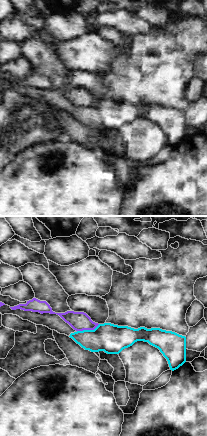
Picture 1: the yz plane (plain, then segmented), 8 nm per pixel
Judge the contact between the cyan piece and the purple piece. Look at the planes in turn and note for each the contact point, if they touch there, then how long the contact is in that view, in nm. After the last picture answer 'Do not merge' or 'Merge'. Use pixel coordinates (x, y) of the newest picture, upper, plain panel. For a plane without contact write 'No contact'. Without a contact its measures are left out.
Touches cyan at (88, 106). Shared border 190 nm

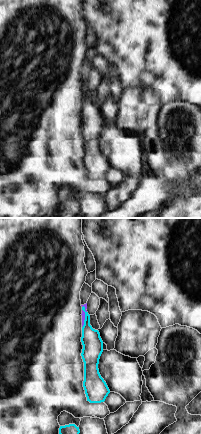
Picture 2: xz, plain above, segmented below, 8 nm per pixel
Touches cyan at (85, 92). Shared border 180 nm

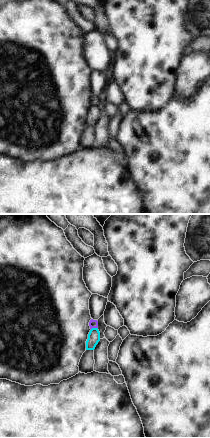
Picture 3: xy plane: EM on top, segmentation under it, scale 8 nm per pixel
Touches cyan at (94, 104). Shared border 60 nm

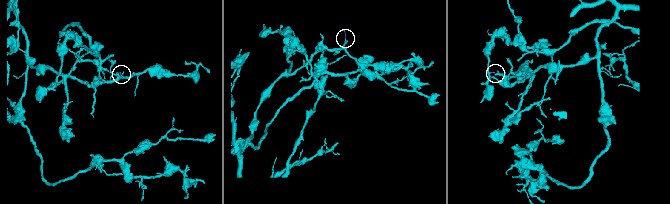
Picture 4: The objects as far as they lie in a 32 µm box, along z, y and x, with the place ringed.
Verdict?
Merge

